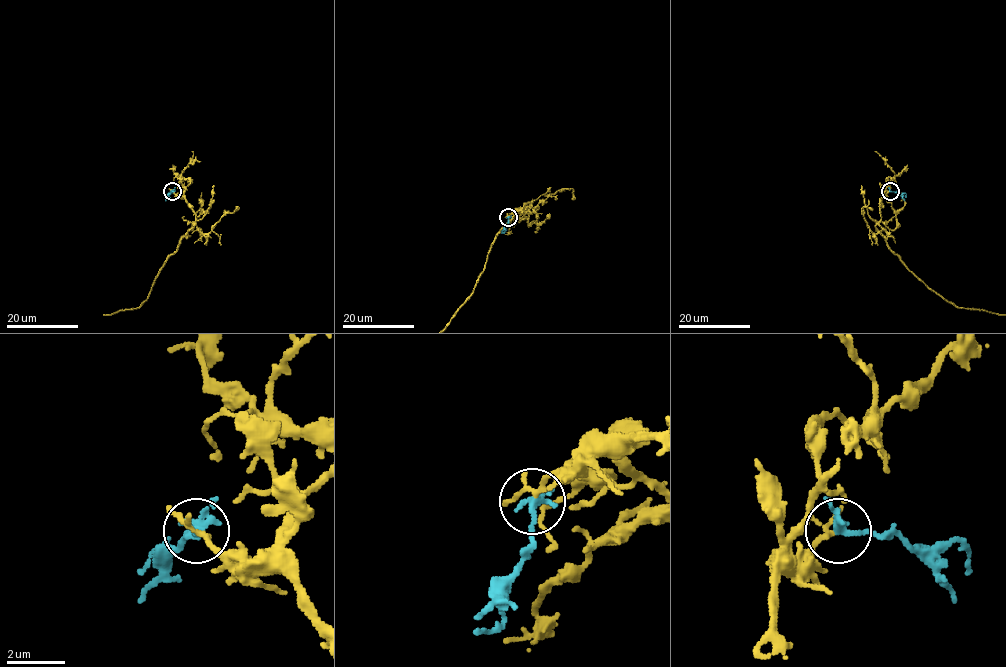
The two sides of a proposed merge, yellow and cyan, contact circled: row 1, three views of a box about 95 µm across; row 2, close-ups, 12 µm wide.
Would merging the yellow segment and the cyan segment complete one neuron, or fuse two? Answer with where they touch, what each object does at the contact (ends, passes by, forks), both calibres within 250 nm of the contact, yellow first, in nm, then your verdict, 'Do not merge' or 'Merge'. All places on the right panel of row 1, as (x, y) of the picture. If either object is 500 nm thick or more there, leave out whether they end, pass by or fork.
Place: (890, 191). At the ring yellow passes by. At the ring cyan passes by. Thickness 150 nm (yellow) against 240 nm. Merge

